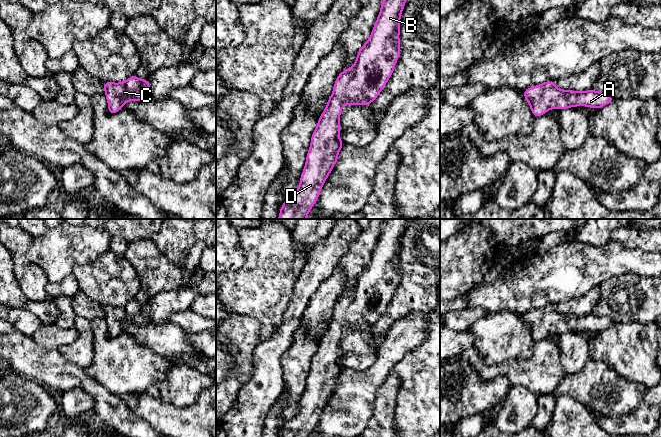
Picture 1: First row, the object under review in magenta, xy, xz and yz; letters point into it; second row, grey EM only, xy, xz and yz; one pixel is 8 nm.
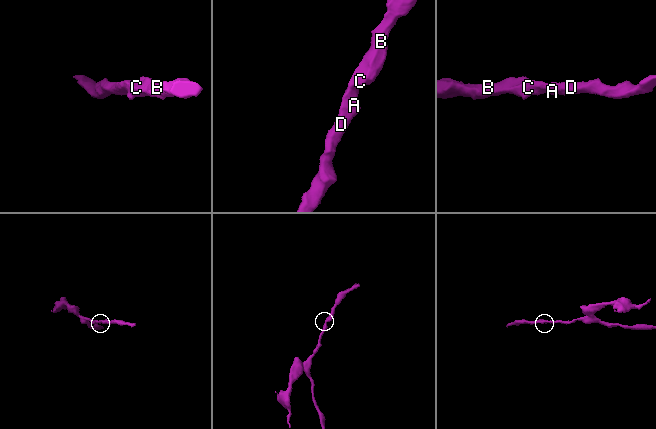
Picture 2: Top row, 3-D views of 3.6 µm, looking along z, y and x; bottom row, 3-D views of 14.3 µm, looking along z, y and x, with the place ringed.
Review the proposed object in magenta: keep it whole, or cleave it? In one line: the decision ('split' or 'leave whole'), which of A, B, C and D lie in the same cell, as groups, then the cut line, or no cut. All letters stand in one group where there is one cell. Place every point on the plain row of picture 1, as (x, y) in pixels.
leave whole; groups A B C D; cut none

